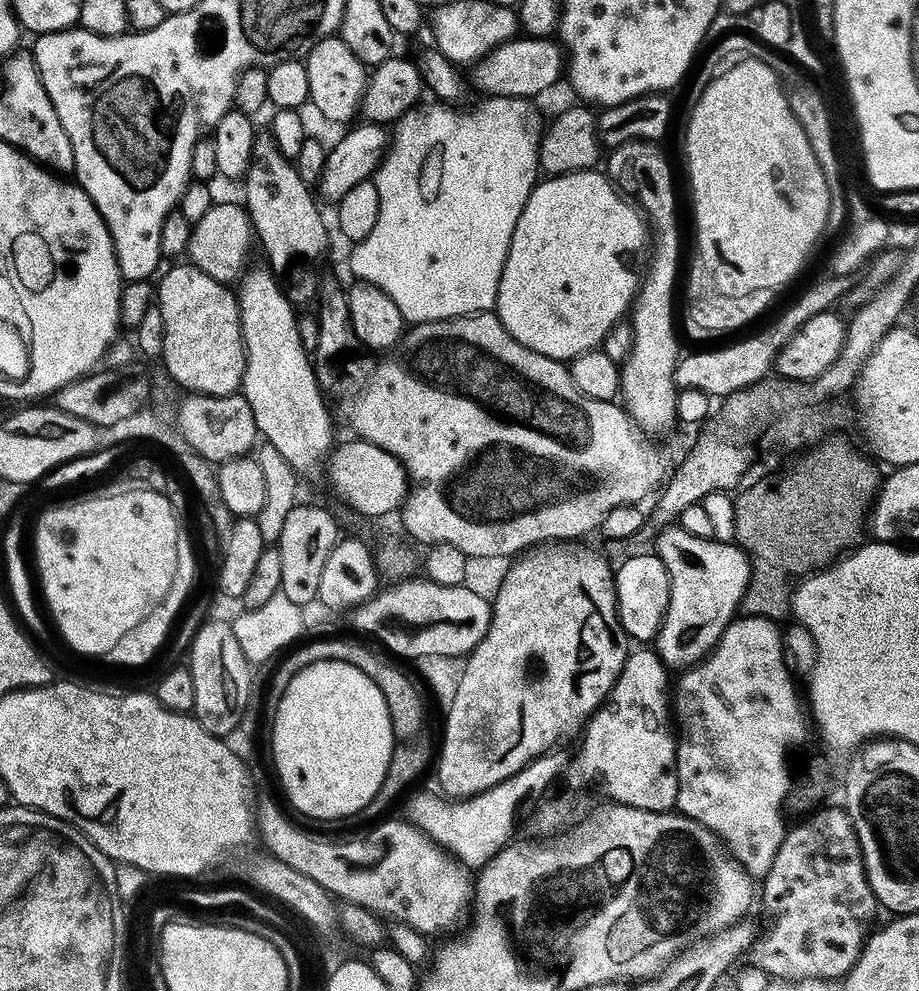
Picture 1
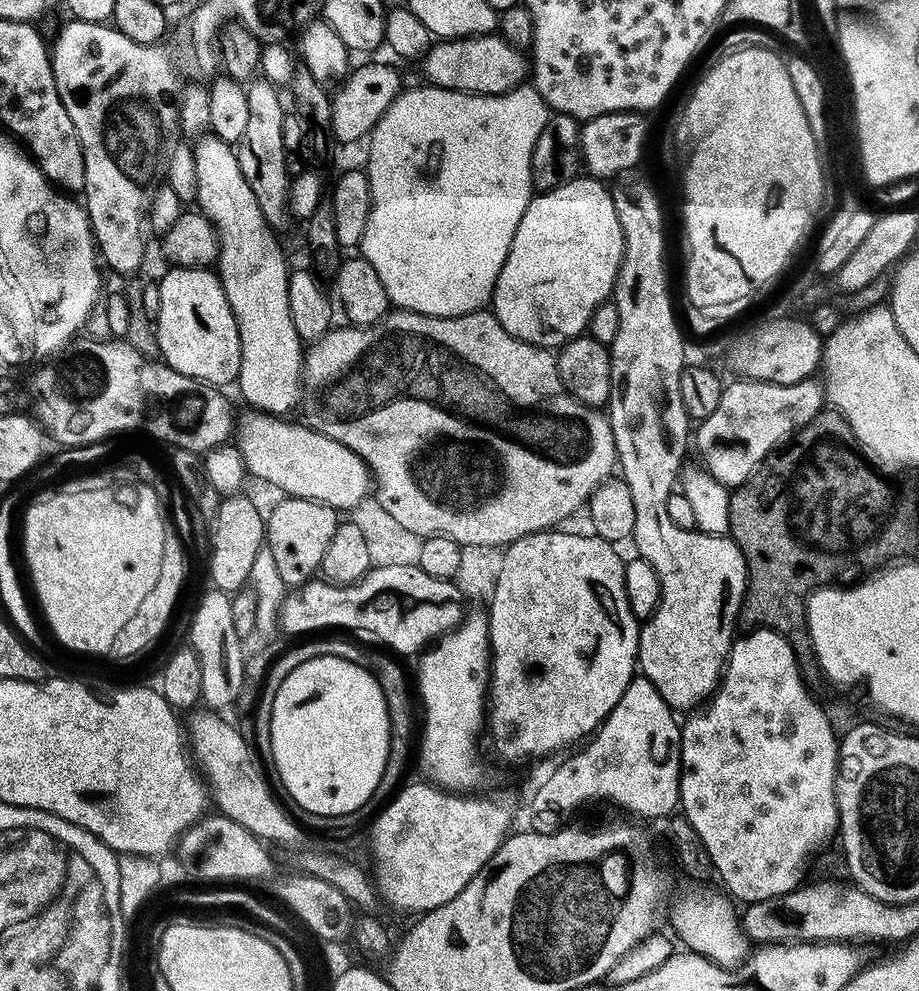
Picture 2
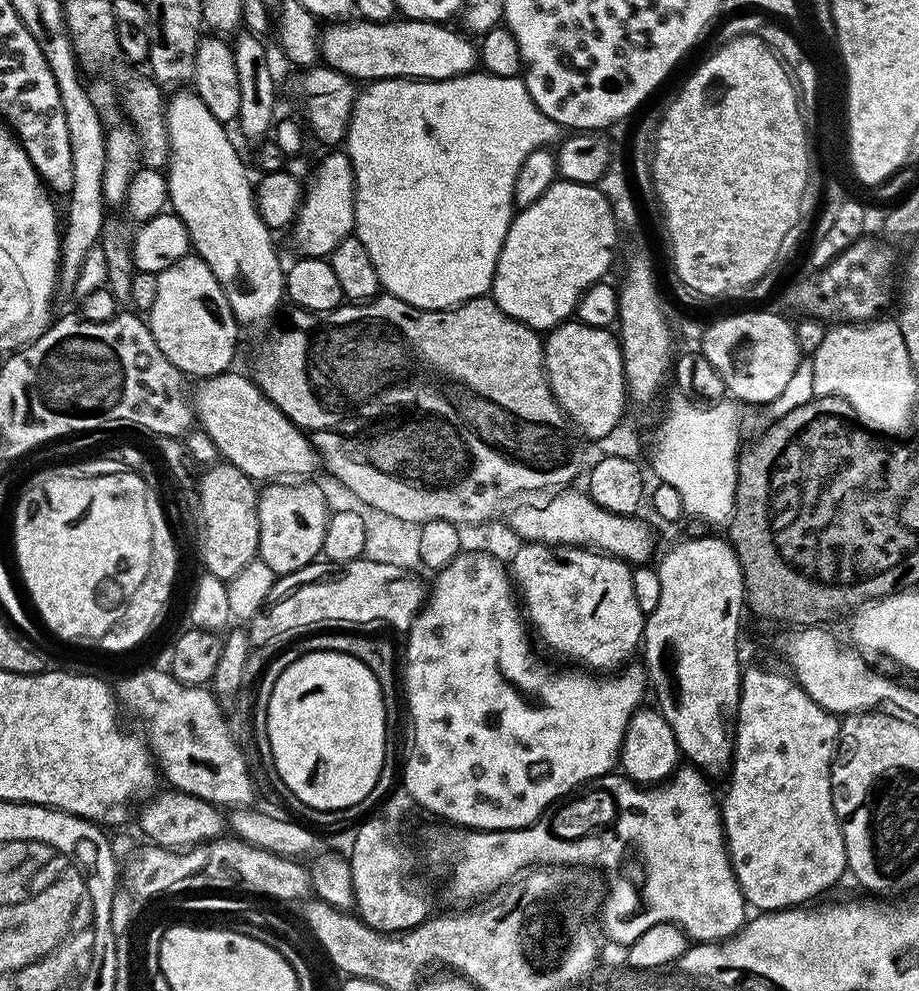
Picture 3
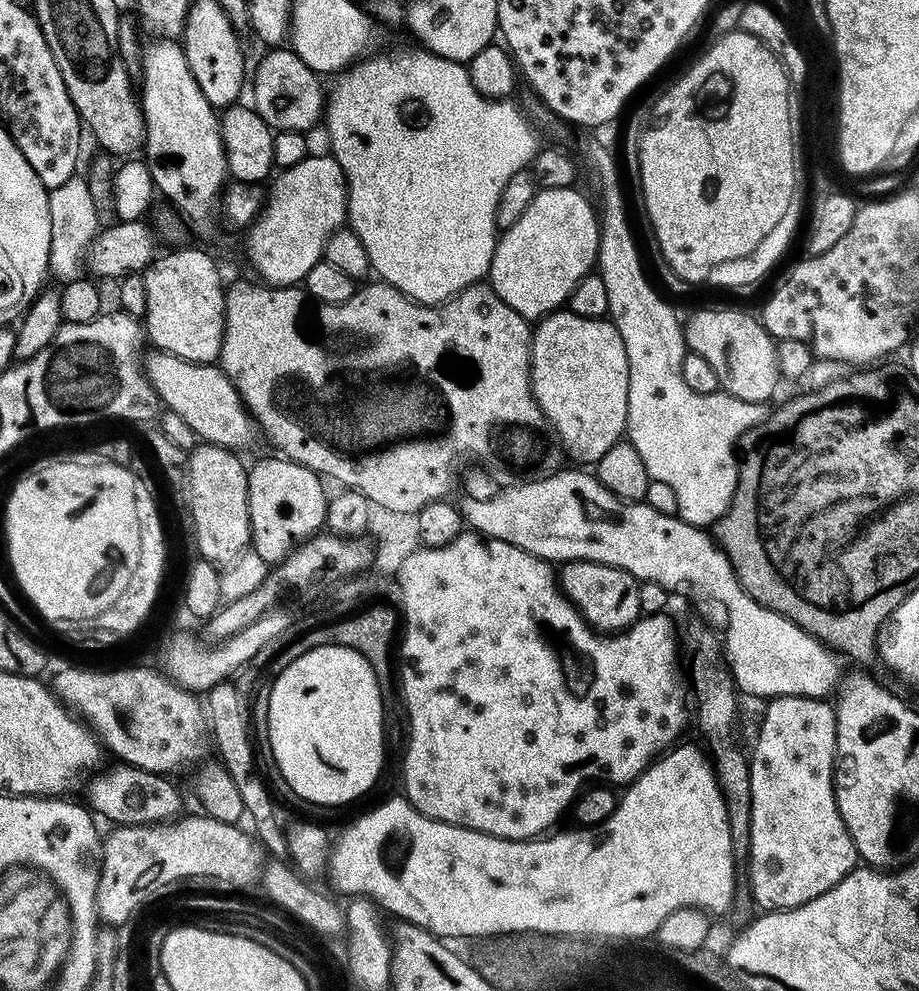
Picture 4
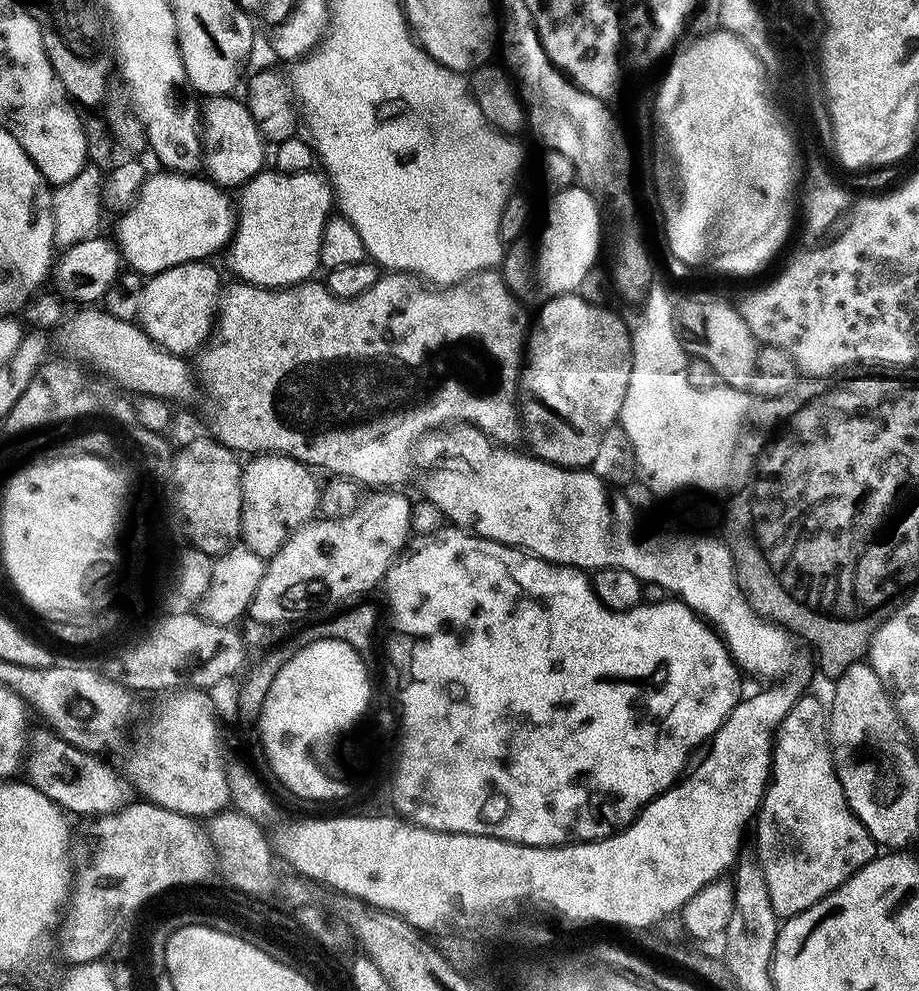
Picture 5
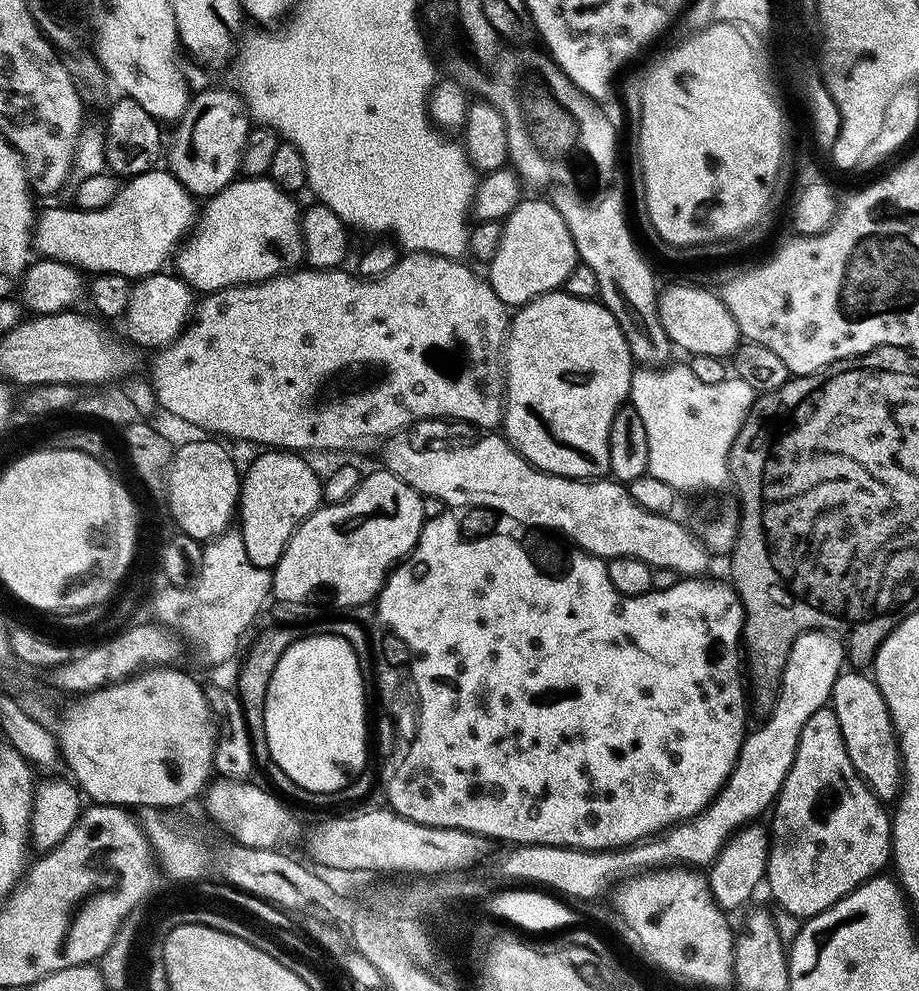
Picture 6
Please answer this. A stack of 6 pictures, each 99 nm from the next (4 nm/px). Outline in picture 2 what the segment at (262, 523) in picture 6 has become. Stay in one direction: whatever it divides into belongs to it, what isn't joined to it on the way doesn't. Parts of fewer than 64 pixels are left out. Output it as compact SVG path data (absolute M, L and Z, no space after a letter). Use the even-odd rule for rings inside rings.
M285 498L266 518L266 544L274 554L275 565L282 582L299 586L317 575L316 567L324 564L326 546L334 538L338 527L337 509L328 508L313 500Z

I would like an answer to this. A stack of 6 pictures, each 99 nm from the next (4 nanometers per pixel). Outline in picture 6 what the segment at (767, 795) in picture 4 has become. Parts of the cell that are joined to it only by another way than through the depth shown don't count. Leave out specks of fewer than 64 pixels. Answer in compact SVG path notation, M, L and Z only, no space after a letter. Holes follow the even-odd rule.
M831 707L819 708L802 726L794 762L771 809L770 843L766 888L772 891L777 909L797 918L822 914L834 902L850 894L862 882L883 873L892 855L892 822L889 809L872 793L872 789L852 769L840 727Z

